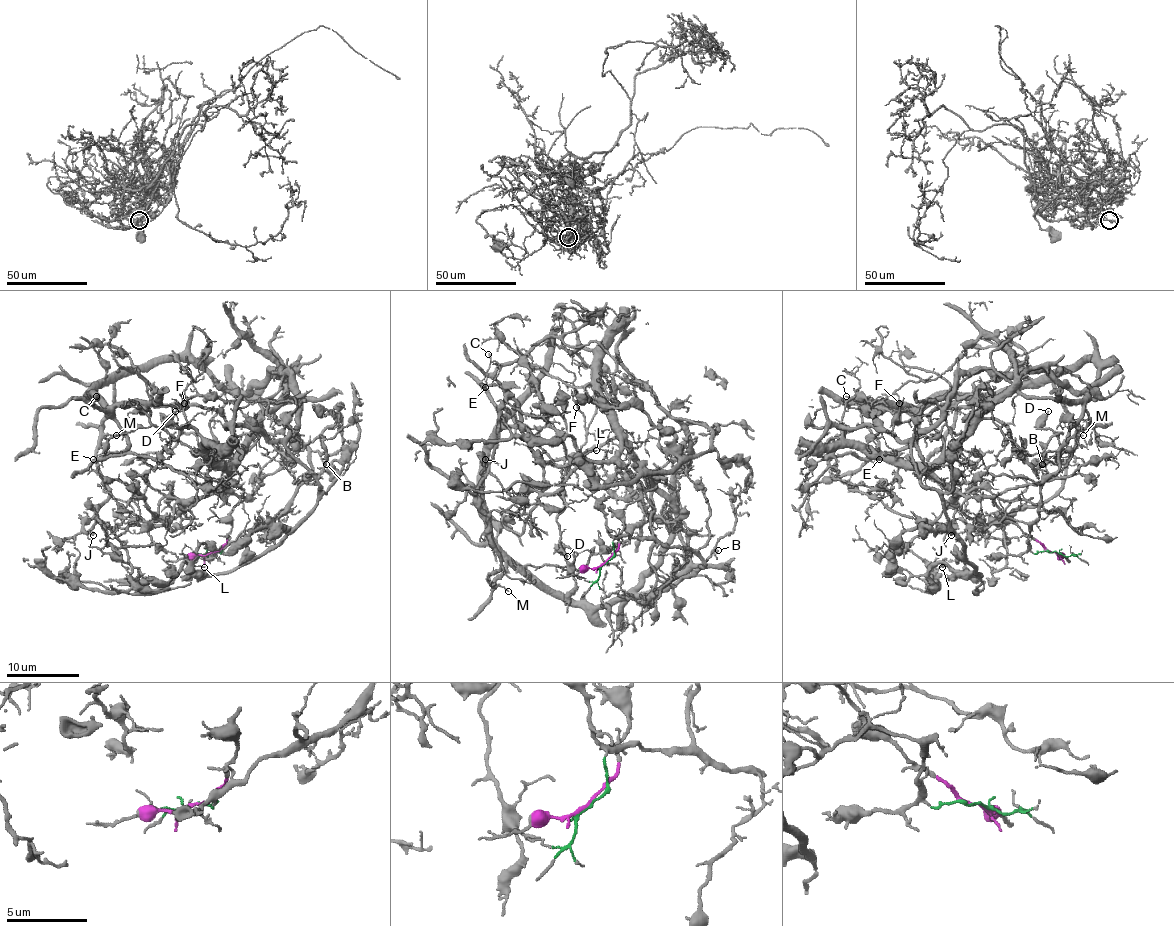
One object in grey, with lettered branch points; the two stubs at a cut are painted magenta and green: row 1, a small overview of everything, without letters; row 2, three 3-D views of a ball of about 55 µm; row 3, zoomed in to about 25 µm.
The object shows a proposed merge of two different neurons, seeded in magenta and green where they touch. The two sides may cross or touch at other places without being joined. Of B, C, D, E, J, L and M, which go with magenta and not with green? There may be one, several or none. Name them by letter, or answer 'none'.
D

